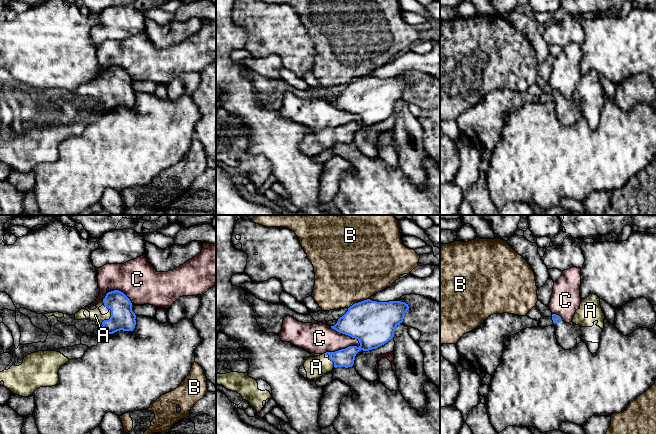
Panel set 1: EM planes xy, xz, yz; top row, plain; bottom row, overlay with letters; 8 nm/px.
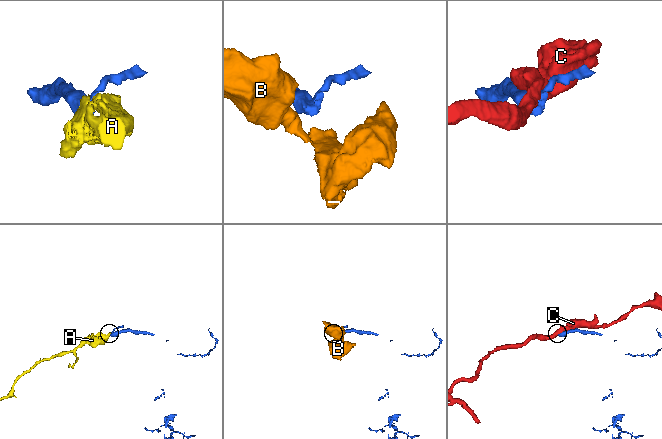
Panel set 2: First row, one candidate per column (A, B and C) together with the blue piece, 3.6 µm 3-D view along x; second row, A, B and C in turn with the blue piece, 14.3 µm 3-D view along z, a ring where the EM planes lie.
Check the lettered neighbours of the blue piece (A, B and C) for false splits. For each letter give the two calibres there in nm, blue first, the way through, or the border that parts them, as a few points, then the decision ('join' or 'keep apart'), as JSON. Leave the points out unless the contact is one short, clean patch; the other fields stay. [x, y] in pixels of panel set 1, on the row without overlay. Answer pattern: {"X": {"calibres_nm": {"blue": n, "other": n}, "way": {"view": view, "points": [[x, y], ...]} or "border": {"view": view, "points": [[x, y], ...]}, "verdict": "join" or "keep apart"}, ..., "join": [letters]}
{"A": {"calibres_nm": {"blue": 190, "other": 100}, "way": {"view": "xy", "points": [[122, 93], [109, 95], [99, 95], [95, 91]]}, "verdict": "join"}, "B": {"calibres_nm": {"blue": 360, "other": 500}, "border": {"view": "xz", "points": [[368, 74], [355, 78], [348, 84]]}, "verdict": "keep apart"}, "C": {"calibres_nm": {"blue": 260, "other": 240}, "verdict": "keep apart"}, "join": ["A"]}

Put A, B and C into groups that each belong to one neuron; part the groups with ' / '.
A / B / C

